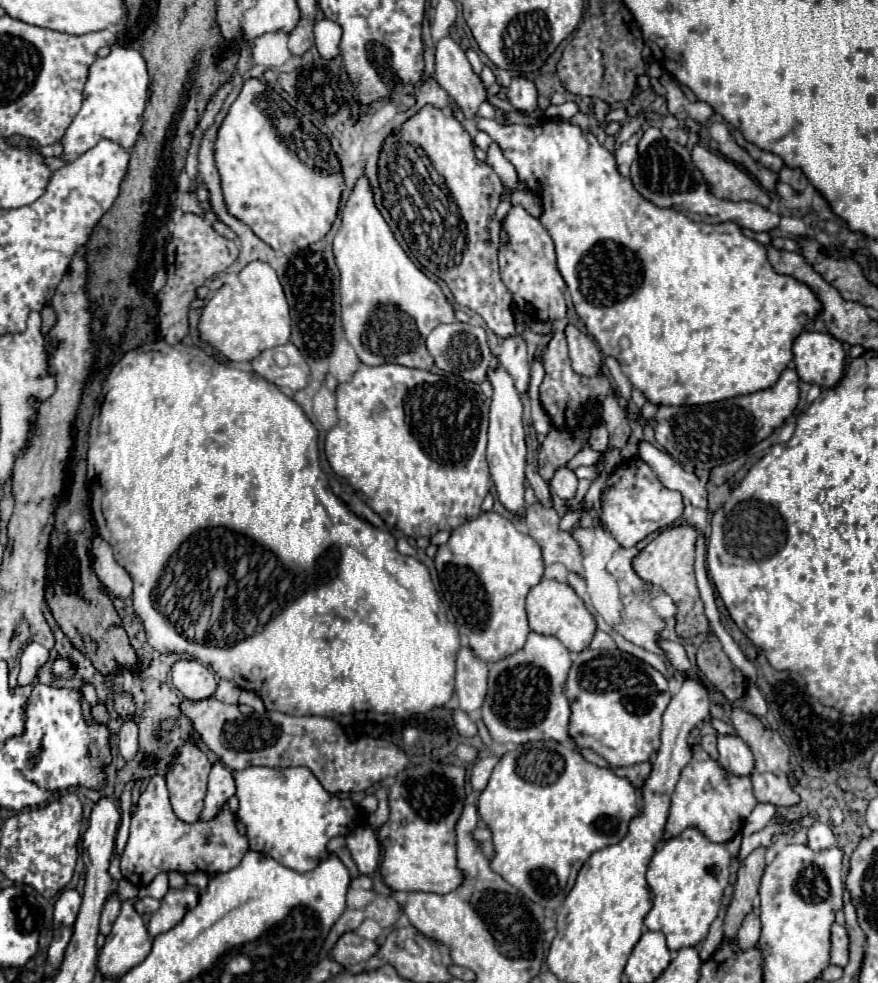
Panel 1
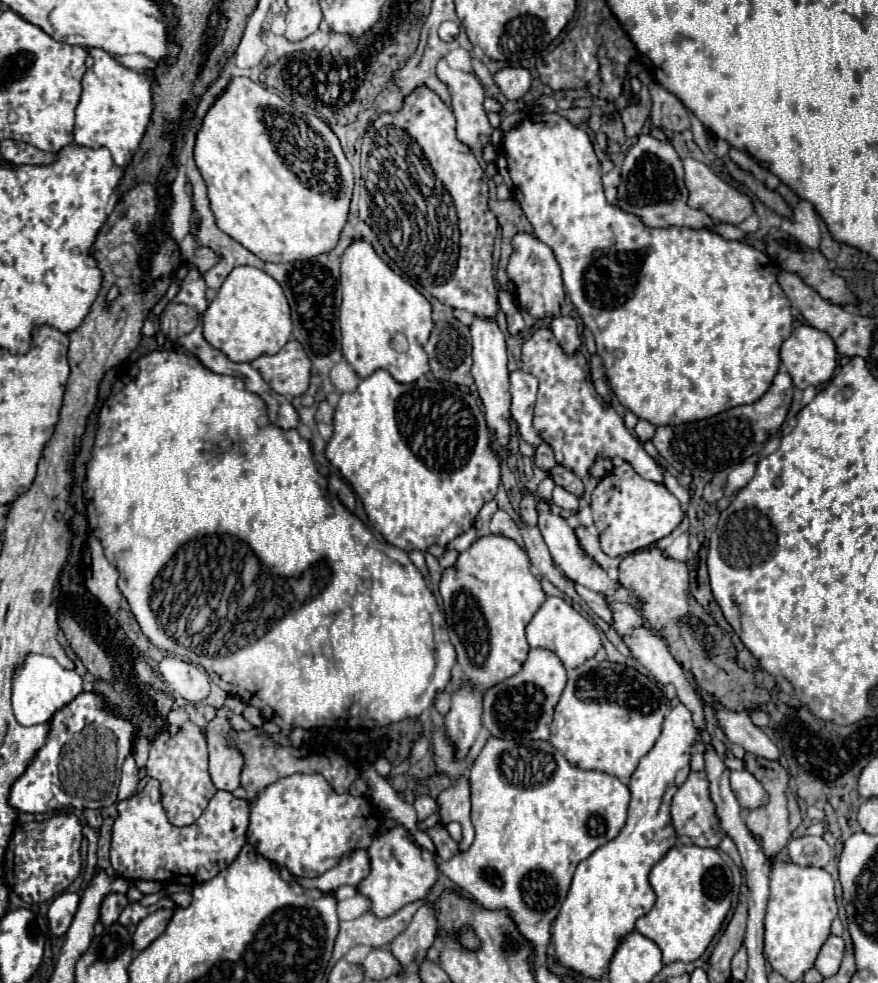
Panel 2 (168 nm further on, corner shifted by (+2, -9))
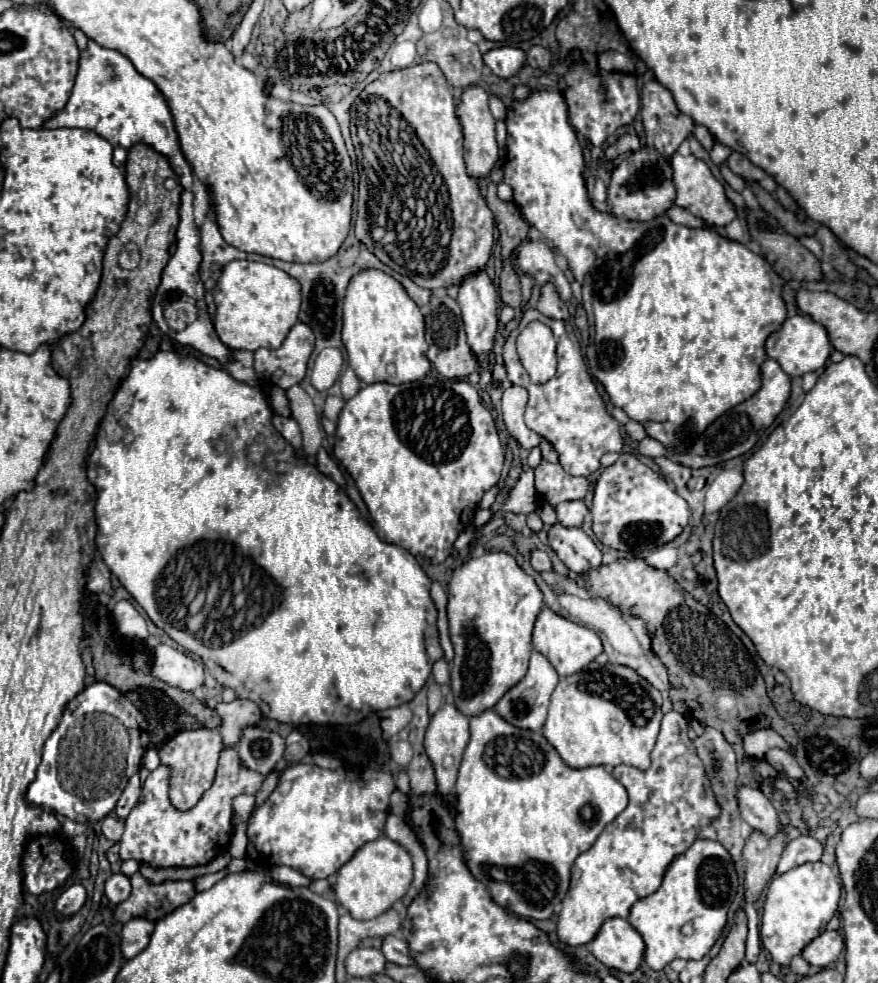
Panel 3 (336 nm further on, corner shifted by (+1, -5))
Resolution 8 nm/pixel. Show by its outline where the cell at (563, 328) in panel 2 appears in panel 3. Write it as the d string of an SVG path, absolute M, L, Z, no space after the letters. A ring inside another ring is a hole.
M544 283L544 285L540 287L540 299L538 299L536 309L538 309L542 315L548 315L548 317L552 317L552 319L568 319L568 317L570 317L566 303L558 297L556 287L554 287L552 283Z

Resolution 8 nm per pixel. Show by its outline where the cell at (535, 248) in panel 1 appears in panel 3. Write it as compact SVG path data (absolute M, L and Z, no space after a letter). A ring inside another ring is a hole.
M530 239L522 241L518 245L518 267L520 271L532 275L538 285L552 281L560 293L560 299L568 301L572 297L570 283L564 271L556 265L554 253L546 243L534 243Z

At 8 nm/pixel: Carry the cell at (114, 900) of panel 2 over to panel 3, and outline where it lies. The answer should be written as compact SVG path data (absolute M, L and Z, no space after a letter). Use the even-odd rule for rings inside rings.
M114 873L106 881L106 897L110 903L122 903L130 895L130 879L124 873Z

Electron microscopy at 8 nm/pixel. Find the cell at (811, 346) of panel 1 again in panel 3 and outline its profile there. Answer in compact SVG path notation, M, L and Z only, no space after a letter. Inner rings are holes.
M794 315L788 317L782 327L778 331L774 331L766 343L766 353L770 359L776 359L780 363L780 367L790 375L790 377L802 377L808 371L818 371L826 365L828 357L830 357L830 341L828 335L824 331L824 327L820 327L820 323L812 321L806 315Z

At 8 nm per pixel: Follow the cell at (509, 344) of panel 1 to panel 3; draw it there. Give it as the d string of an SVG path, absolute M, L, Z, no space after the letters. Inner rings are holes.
M508 387L502 395L502 417L504 417L504 425L508 429L508 433L524 447L524 449L532 449L536 445L540 445L542 437L536 435L532 429L526 427L524 423L524 409L528 403L528 391L524 391L524 387Z

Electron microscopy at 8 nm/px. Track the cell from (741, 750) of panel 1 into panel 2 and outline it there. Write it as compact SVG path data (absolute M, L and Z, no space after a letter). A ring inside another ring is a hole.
M747 769L743 771L729 771L731 775L731 789L743 809L755 809L761 807L767 801L763 785L751 775Z

